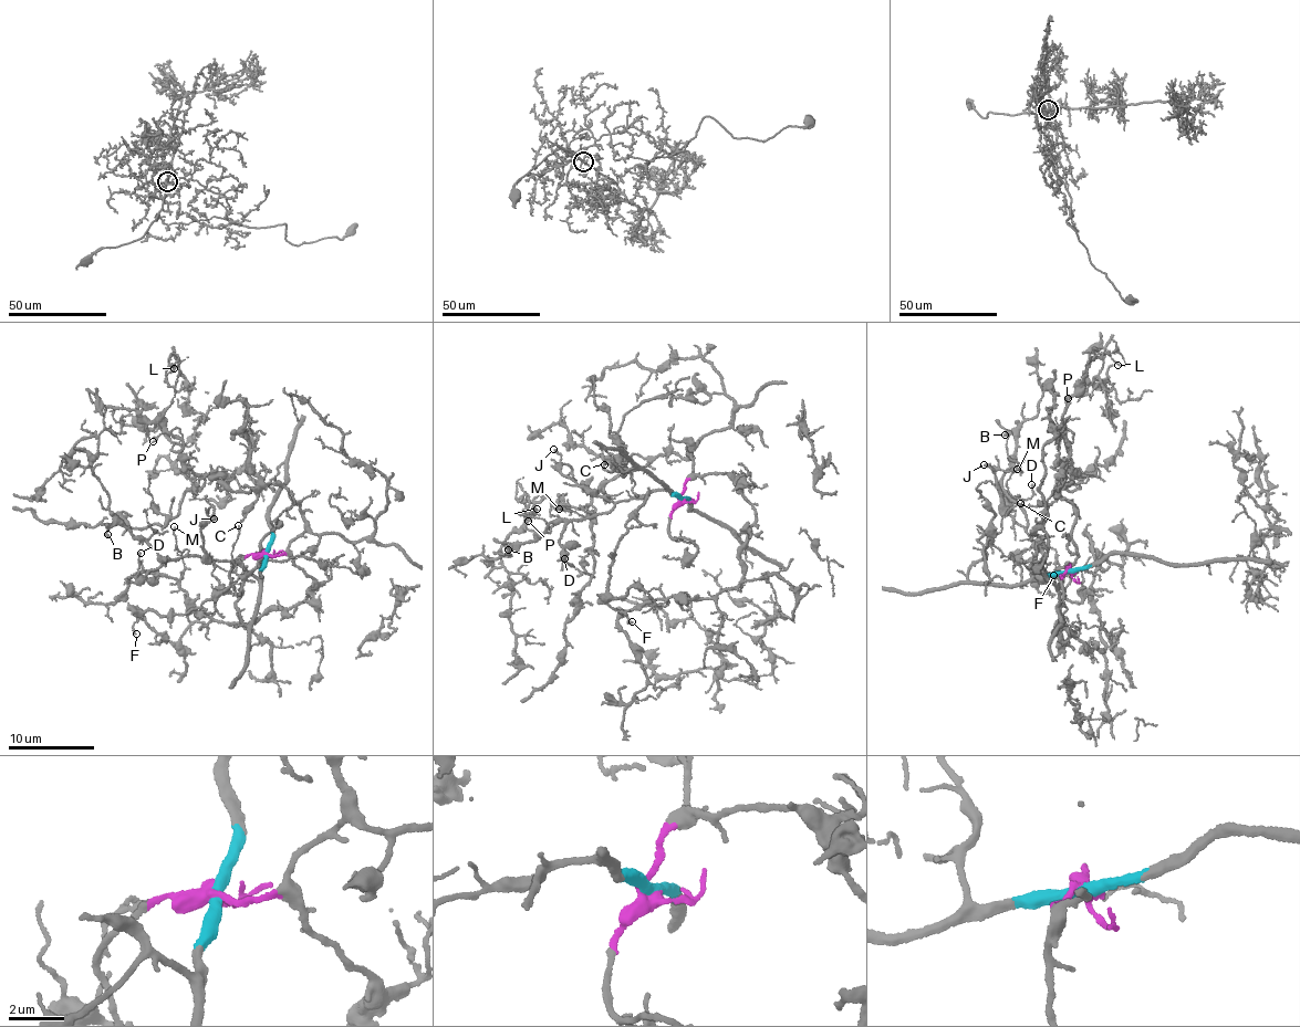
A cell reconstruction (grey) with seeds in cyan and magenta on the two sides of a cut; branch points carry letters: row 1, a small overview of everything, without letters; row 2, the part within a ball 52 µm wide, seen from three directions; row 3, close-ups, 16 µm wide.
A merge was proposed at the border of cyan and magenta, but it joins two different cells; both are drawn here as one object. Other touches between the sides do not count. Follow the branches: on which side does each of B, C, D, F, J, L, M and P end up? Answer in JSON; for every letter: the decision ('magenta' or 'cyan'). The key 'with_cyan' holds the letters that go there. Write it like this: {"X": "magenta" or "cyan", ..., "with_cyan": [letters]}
{"B": "cyan", "C": "cyan", "D": "cyan", "F": "cyan", "J": "cyan", "L": "magenta", "M": "cyan", "P": "magenta", "with_cyan": ["B", "C", "D", "F", "J", "M"]}

